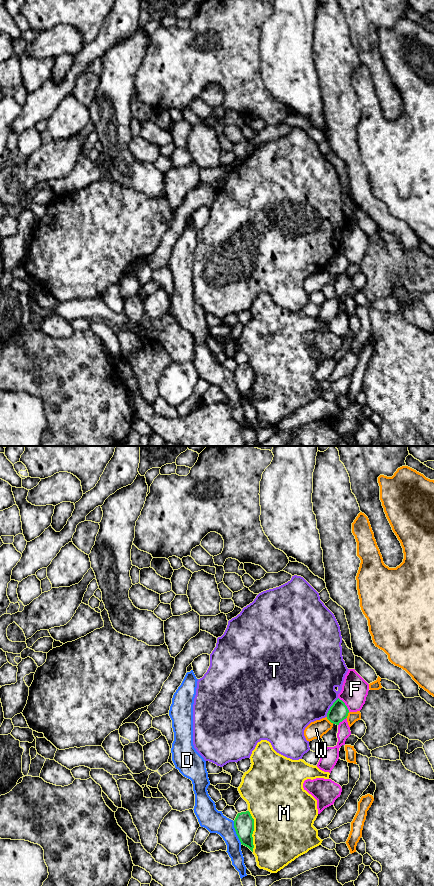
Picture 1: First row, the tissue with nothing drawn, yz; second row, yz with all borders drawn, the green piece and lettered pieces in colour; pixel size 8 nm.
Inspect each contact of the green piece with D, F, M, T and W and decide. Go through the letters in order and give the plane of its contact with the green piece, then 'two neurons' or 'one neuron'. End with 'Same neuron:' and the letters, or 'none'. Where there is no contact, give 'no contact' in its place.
D: contact in yz; two neurons
F: contact in yz; two neurons
M: contact in yz; two neurons
T: contact in yz; two neurons
W: contact in yz; two neurons
Same neuron: none

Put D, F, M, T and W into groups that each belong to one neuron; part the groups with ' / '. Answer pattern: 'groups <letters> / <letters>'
groups D / F / M / T / W

